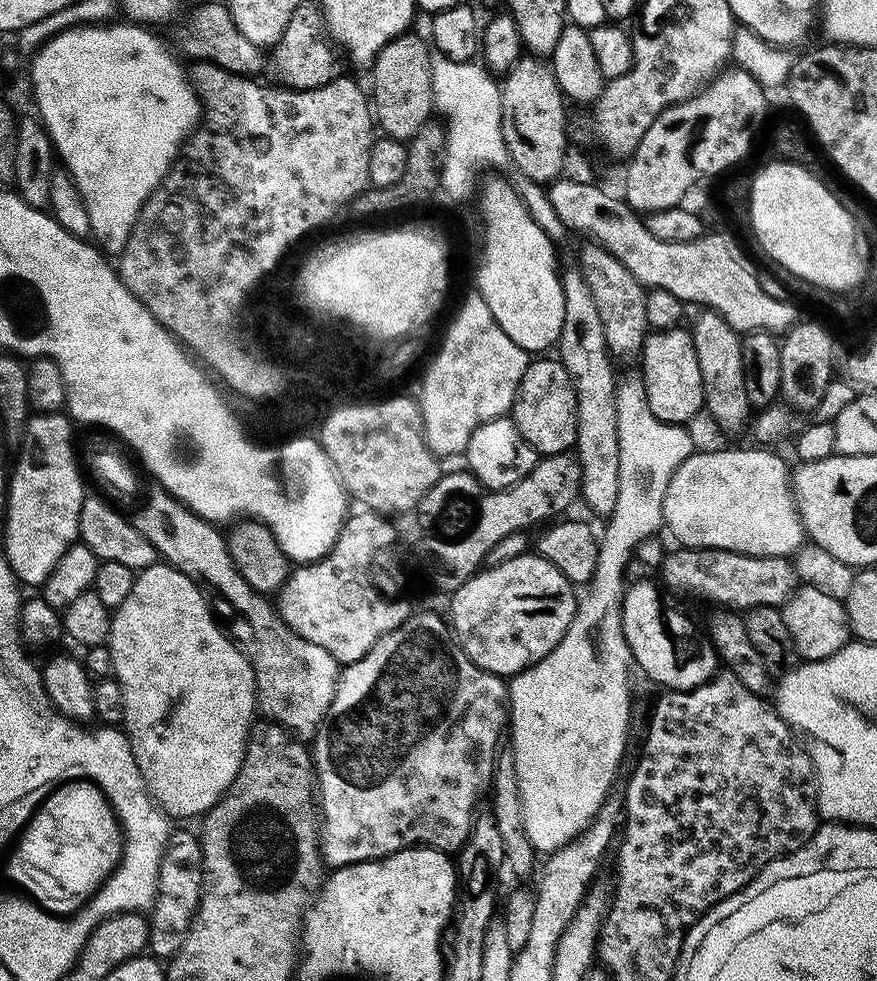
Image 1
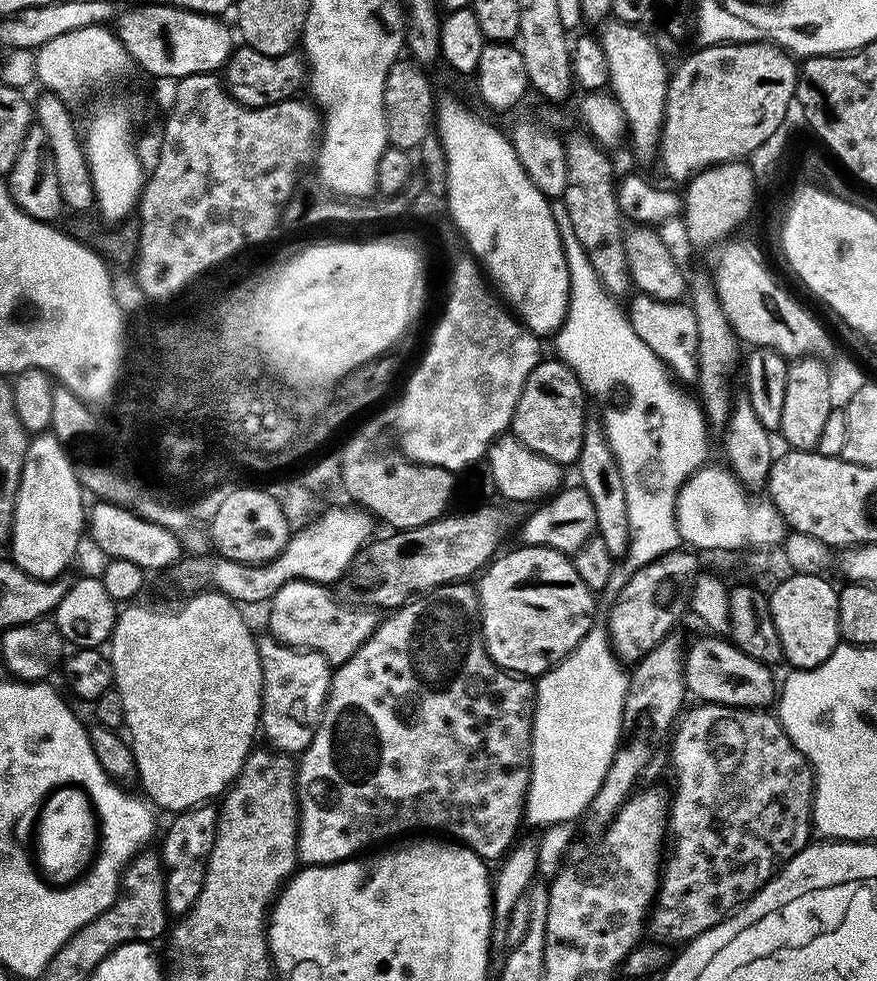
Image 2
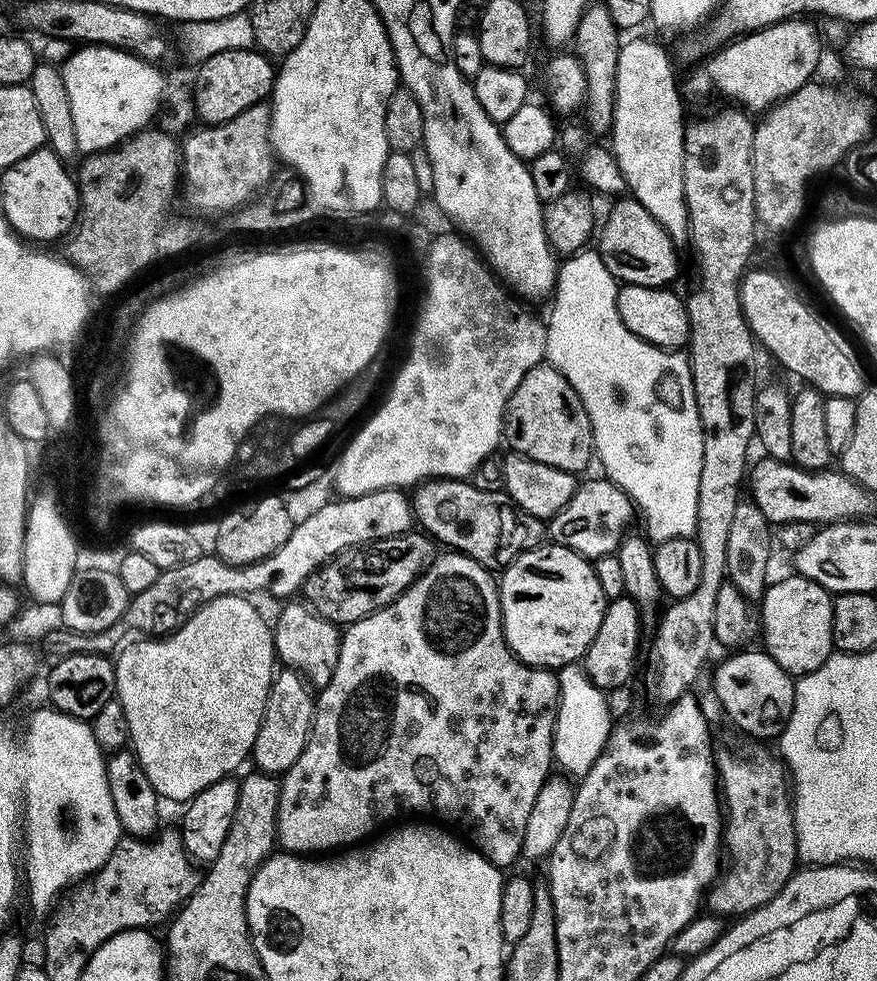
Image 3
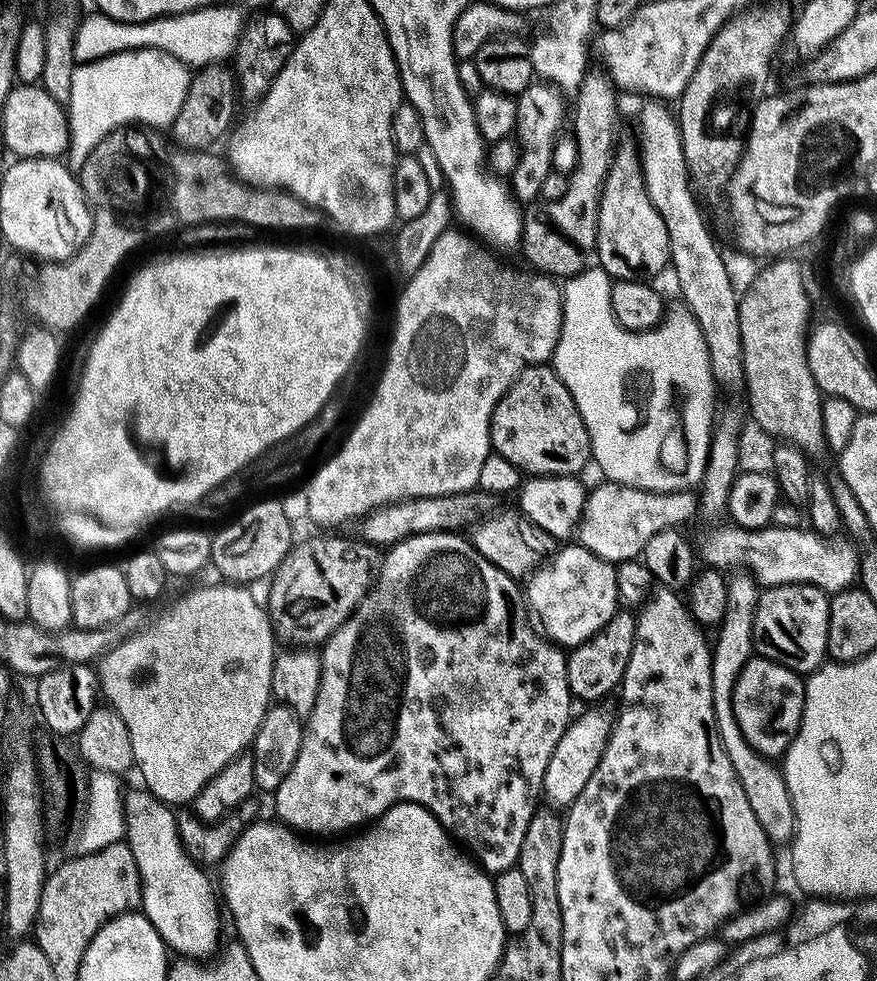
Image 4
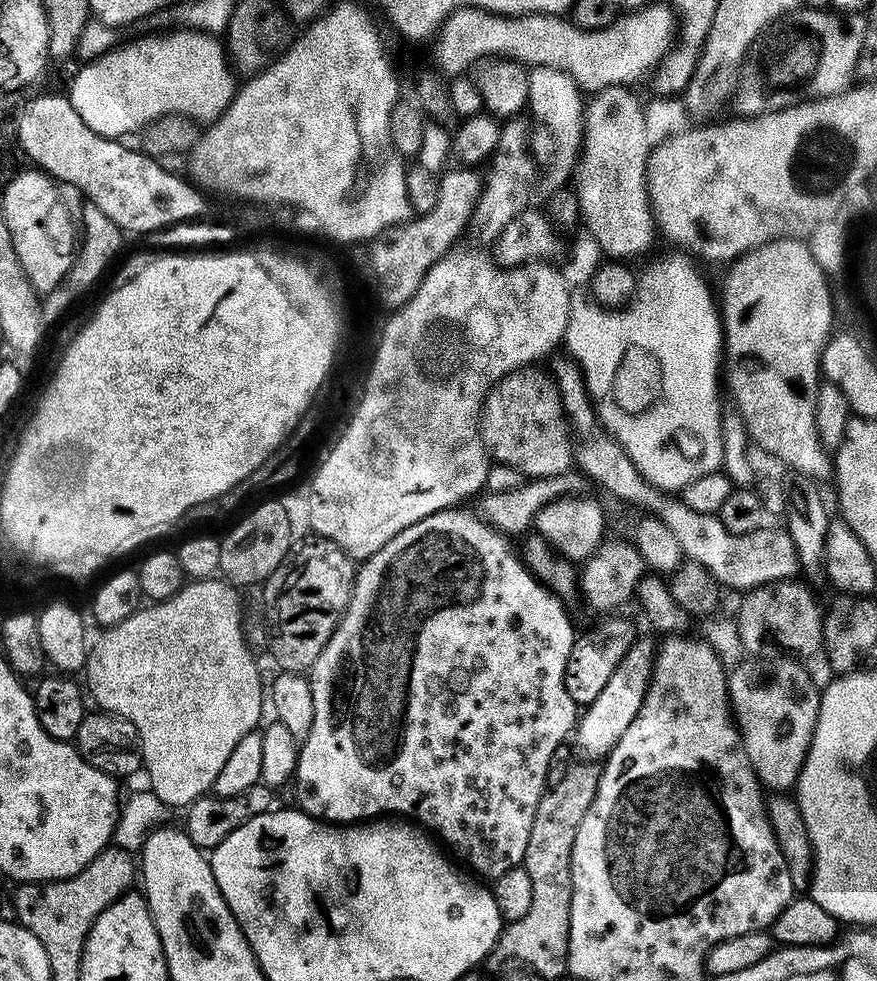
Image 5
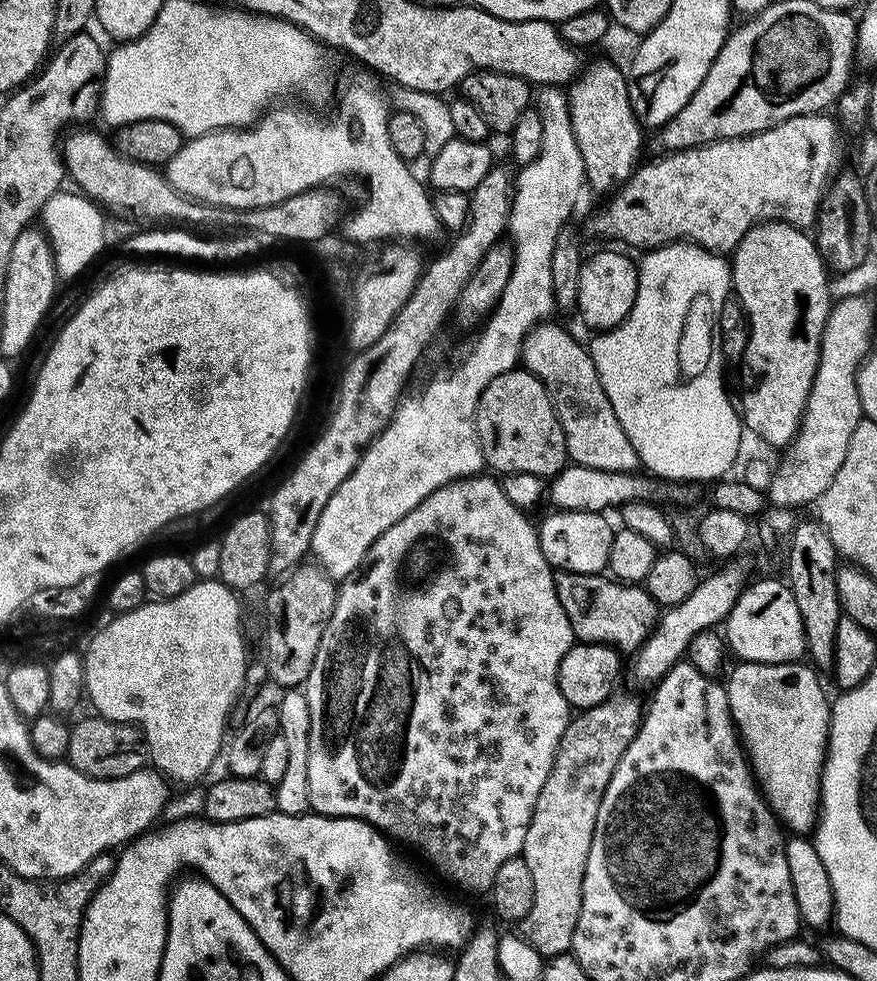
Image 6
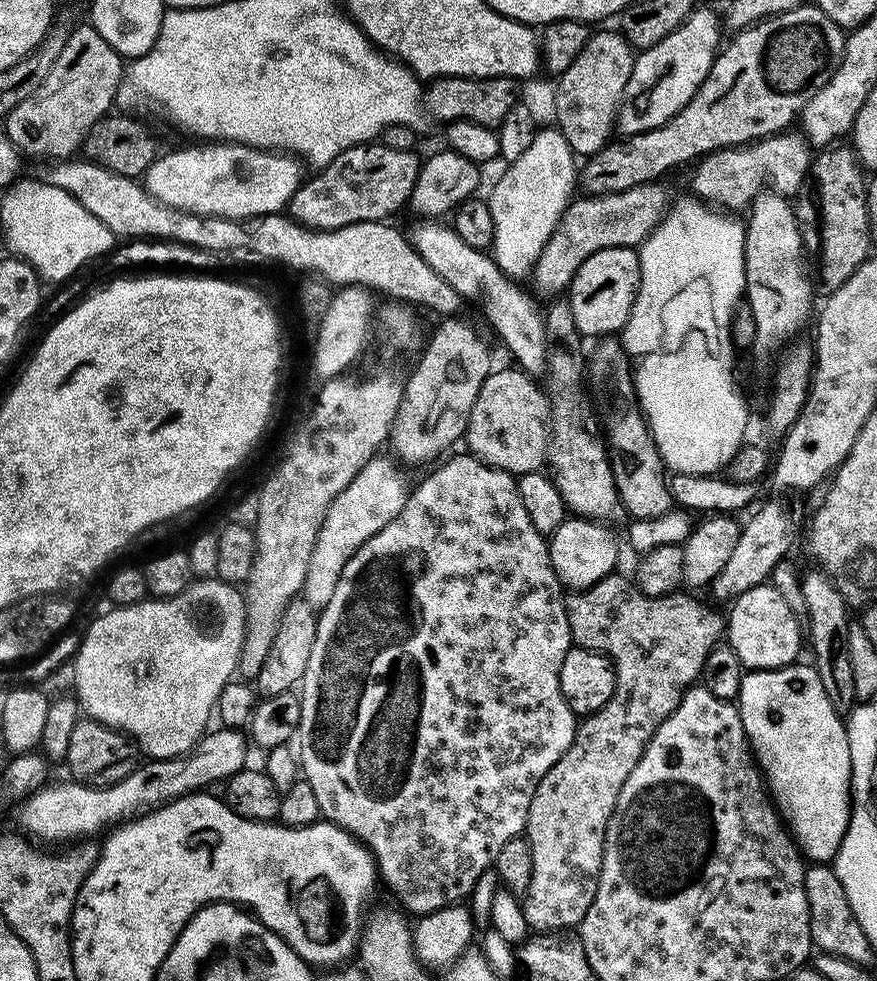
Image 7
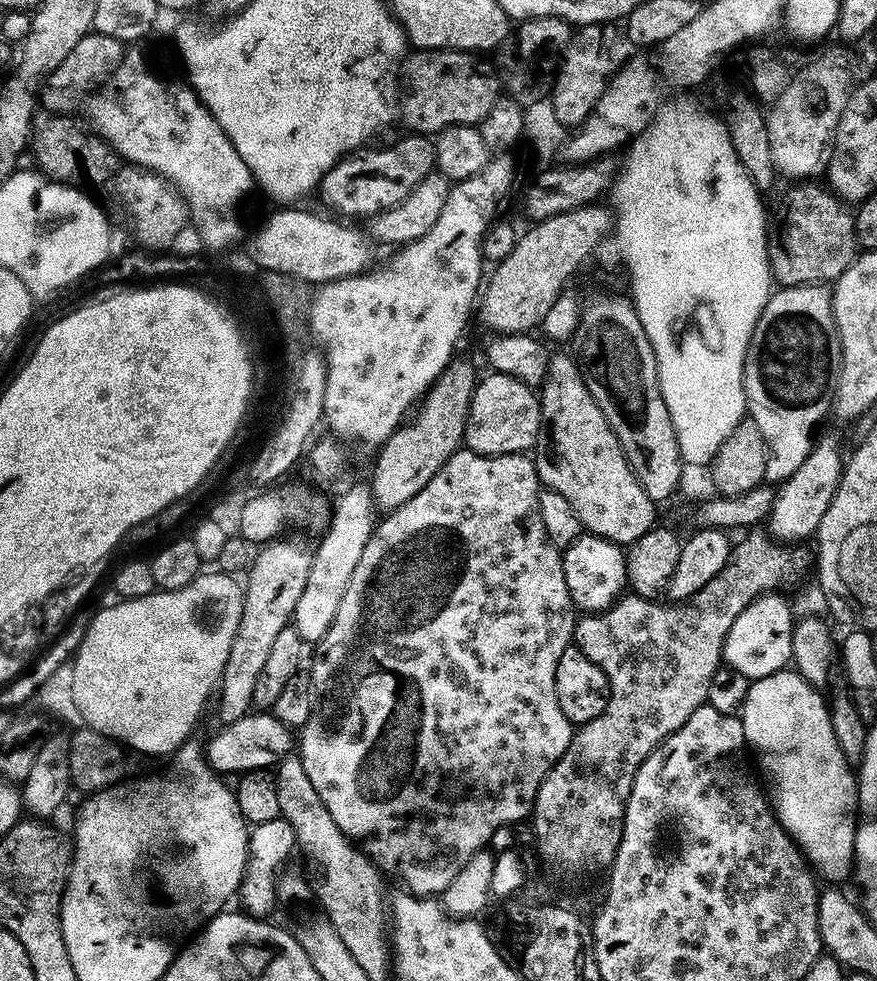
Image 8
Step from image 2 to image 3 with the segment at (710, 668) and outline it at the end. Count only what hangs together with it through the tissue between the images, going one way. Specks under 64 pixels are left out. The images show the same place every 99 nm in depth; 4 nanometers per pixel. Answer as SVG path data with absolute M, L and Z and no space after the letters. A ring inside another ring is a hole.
M740 650L731 653L730 658L722 661L714 672L714 692L715 699L722 706L725 717L729 717L748 737L756 740L767 740L766 738L779 737L784 730L784 723L788 720L793 708L793 694L795 692L795 681L788 672L782 670L780 666L767 652L757 650Z

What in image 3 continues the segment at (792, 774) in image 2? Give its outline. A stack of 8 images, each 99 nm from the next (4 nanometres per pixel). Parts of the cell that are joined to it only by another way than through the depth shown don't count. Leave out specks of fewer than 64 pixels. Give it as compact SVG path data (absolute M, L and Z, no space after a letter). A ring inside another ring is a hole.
M748 743L737 752L720 747L714 752L718 788L726 813L722 840L726 845L727 864L716 883L707 889L706 908L709 913L723 918L747 916L766 906L798 868L796 827L786 765L773 749L772 753L763 748L763 743Z

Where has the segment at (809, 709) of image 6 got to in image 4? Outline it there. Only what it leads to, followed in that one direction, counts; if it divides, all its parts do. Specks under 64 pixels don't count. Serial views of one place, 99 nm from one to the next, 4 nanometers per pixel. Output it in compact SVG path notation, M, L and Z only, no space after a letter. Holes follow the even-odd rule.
M753 658L744 663L733 690L733 712L746 742L767 758L780 758L792 745L804 709L805 681L773 660Z

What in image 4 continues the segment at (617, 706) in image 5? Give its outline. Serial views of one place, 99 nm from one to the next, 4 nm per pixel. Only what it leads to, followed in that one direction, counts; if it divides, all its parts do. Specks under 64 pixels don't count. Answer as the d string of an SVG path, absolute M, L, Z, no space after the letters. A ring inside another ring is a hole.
M600 706L589 708L592 708L589 712L584 712L581 716L579 713L569 723L568 728L558 742L558 746L554 746L554 754L546 766L542 796L545 801L548 799L553 804L549 804L553 809L567 809L576 801L578 794L582 794L586 782L590 782L590 774L594 774L594 770L598 766L608 736L612 732L613 717L611 715L607 716L600 709Z

